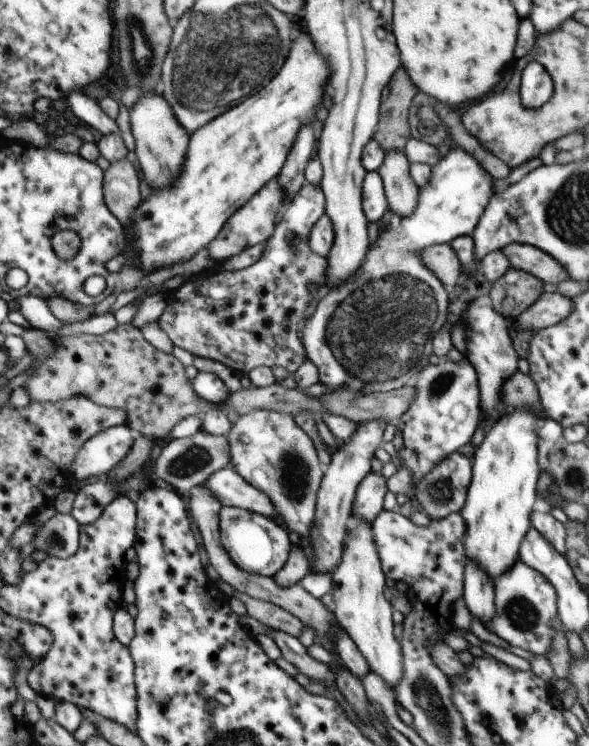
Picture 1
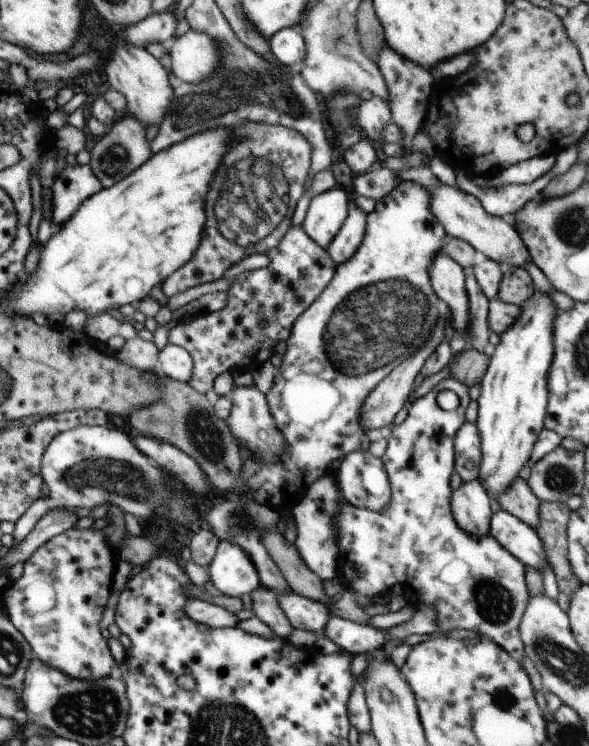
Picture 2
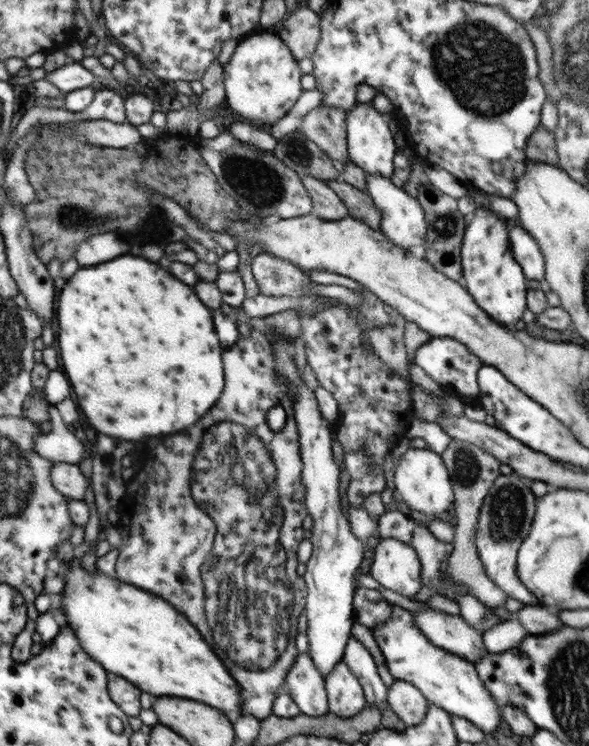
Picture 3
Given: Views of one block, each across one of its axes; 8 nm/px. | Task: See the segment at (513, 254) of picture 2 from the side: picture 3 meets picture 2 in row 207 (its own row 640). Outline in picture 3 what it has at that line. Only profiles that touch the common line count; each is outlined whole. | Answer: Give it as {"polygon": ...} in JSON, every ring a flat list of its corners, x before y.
{"polygon":[[438,609,418,610,413,613,414,623,428,640,451,653,456,653,472,663,480,660,488,650,482,633,468,625,459,615,452,616]]}

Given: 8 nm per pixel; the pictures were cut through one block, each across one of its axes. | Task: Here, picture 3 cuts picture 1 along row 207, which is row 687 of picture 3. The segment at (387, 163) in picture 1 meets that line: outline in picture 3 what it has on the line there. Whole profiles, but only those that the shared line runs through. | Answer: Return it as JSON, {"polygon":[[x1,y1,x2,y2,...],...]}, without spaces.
{"polygon":[[394,679,387,690,387,706,389,706,406,726,420,723,428,712,430,703,412,683]]}

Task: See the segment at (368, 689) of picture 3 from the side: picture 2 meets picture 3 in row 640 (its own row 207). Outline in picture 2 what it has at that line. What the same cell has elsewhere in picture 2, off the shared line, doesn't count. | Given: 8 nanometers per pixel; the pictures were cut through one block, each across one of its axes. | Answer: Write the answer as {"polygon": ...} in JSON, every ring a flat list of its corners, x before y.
{"polygon":[[349,201,348,216,326,250,336,266,346,262,357,250,365,235,368,215,354,201]]}

